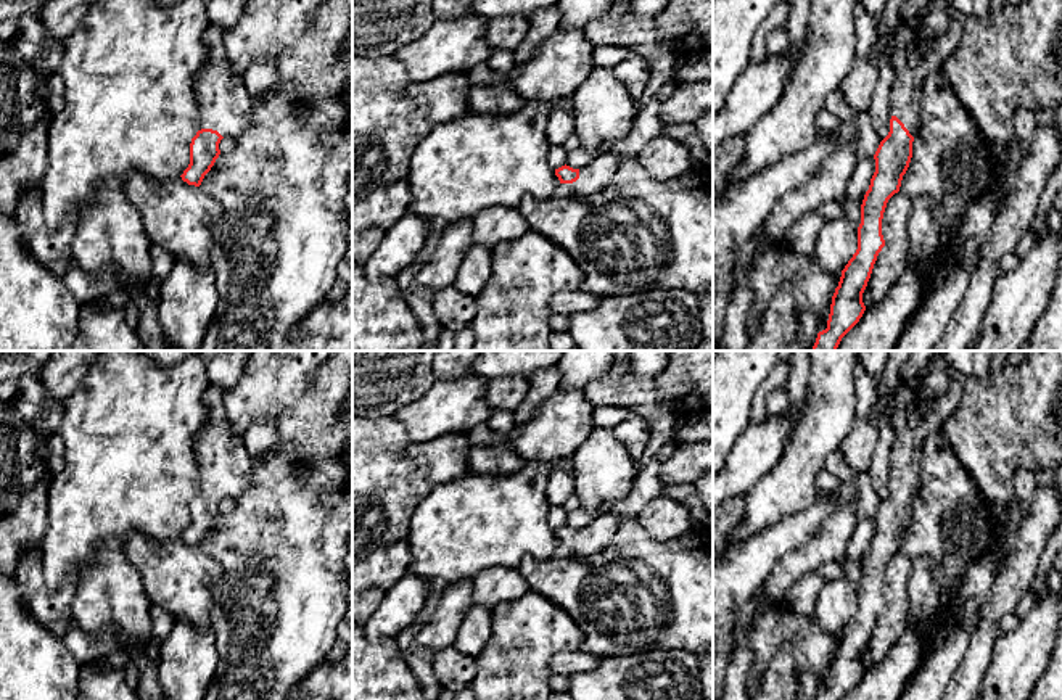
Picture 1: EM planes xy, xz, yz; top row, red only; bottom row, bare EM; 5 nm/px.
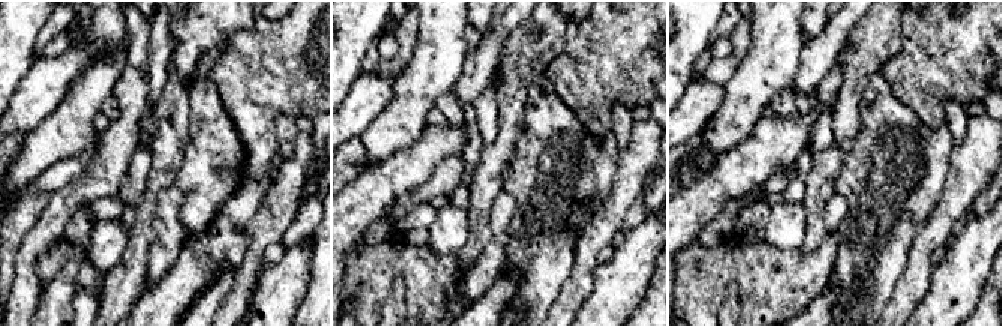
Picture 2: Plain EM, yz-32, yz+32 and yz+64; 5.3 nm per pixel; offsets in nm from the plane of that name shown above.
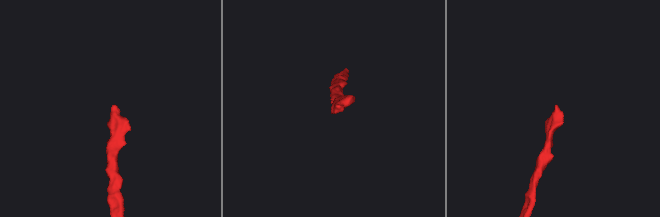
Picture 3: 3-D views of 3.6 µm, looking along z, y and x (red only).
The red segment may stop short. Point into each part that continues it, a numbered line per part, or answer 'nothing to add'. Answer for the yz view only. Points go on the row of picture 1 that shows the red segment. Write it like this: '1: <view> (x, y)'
1: yz (905, 102)

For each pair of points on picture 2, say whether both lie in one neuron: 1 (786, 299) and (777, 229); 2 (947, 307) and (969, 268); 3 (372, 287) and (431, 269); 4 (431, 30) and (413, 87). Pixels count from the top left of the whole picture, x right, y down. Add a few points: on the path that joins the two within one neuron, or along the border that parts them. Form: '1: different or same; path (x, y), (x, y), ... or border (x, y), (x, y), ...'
1: different; border (765, 239), (780, 250), (798, 250)
2: same; path (951, 298), (960, 277)
3: same; path (387, 272), (390, 269), (416, 269)
4: same; path (431, 44), (431, 69), (426, 74)

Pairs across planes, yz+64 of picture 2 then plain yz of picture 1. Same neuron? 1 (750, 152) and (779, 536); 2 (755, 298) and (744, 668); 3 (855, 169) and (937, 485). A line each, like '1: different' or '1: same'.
1: same
2: different
3: same

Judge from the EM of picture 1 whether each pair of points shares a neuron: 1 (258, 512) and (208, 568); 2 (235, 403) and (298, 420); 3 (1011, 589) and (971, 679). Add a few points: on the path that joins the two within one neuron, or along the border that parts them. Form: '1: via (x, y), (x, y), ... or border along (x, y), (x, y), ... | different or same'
1: border along (200, 546), (222, 568), (213, 597) | different
2: border along (304, 387), (277, 417) | different
3: via (992, 612), (979, 657) | same

